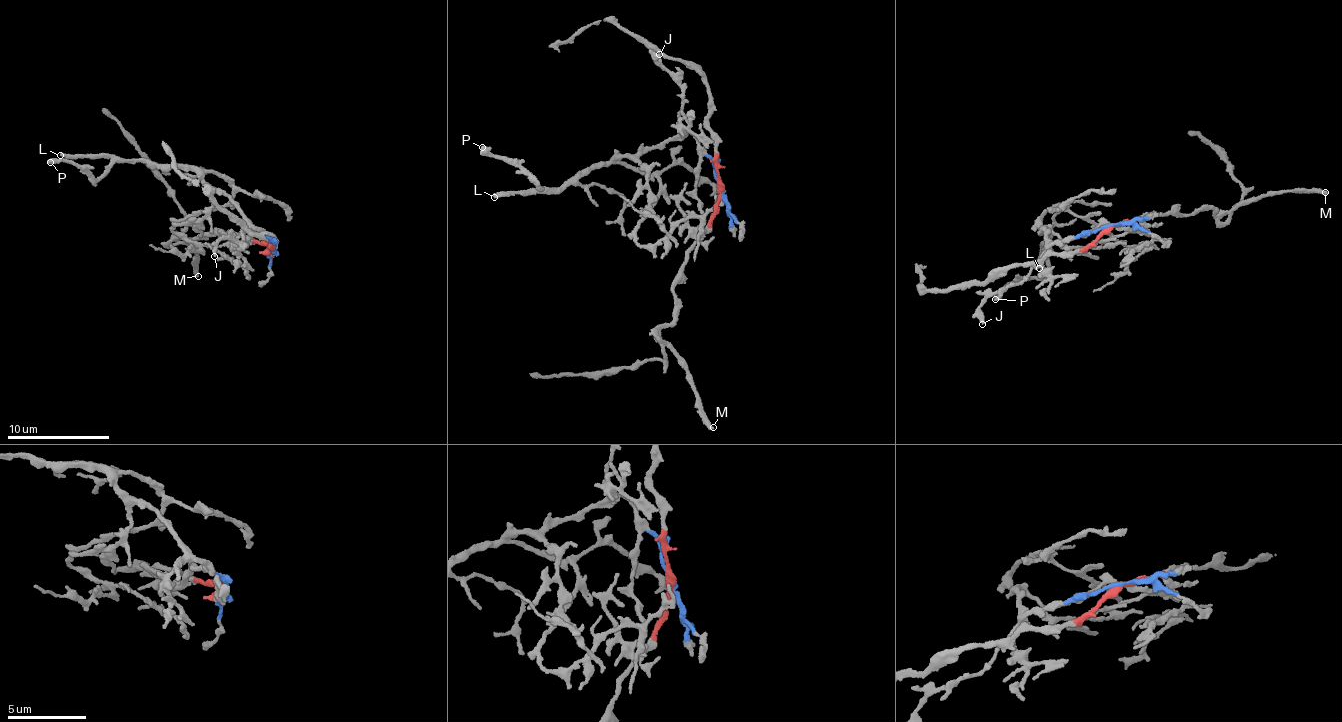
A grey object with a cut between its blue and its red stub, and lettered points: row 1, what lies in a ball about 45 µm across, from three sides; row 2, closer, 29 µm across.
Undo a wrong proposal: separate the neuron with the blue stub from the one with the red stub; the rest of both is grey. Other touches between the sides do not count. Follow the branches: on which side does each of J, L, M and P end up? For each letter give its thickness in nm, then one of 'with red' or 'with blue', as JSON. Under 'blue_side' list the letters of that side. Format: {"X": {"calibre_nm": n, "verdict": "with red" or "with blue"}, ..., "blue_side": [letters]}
{"J": {"calibre_nm": 260, "verdict": "with blue"}, "L": {"calibre_nm": 280, "verdict": "with blue"}, "M": {"calibre_nm": 320, "verdict": "with red"}, "P": {"calibre_nm": 480, "verdict": "with blue"}, "blue_side": ["J", "L", "P"]}

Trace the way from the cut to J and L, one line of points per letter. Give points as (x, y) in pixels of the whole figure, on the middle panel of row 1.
J: (721, 190), (710, 159), (695, 138), (682, 132), (679, 118), (682, 90), (665, 67), (654, 60), (659, 53)
L: (721, 190), (710, 159), (688, 132), (617, 156), (606, 165), (587, 166), (556, 188), (537, 186), (494, 197)

